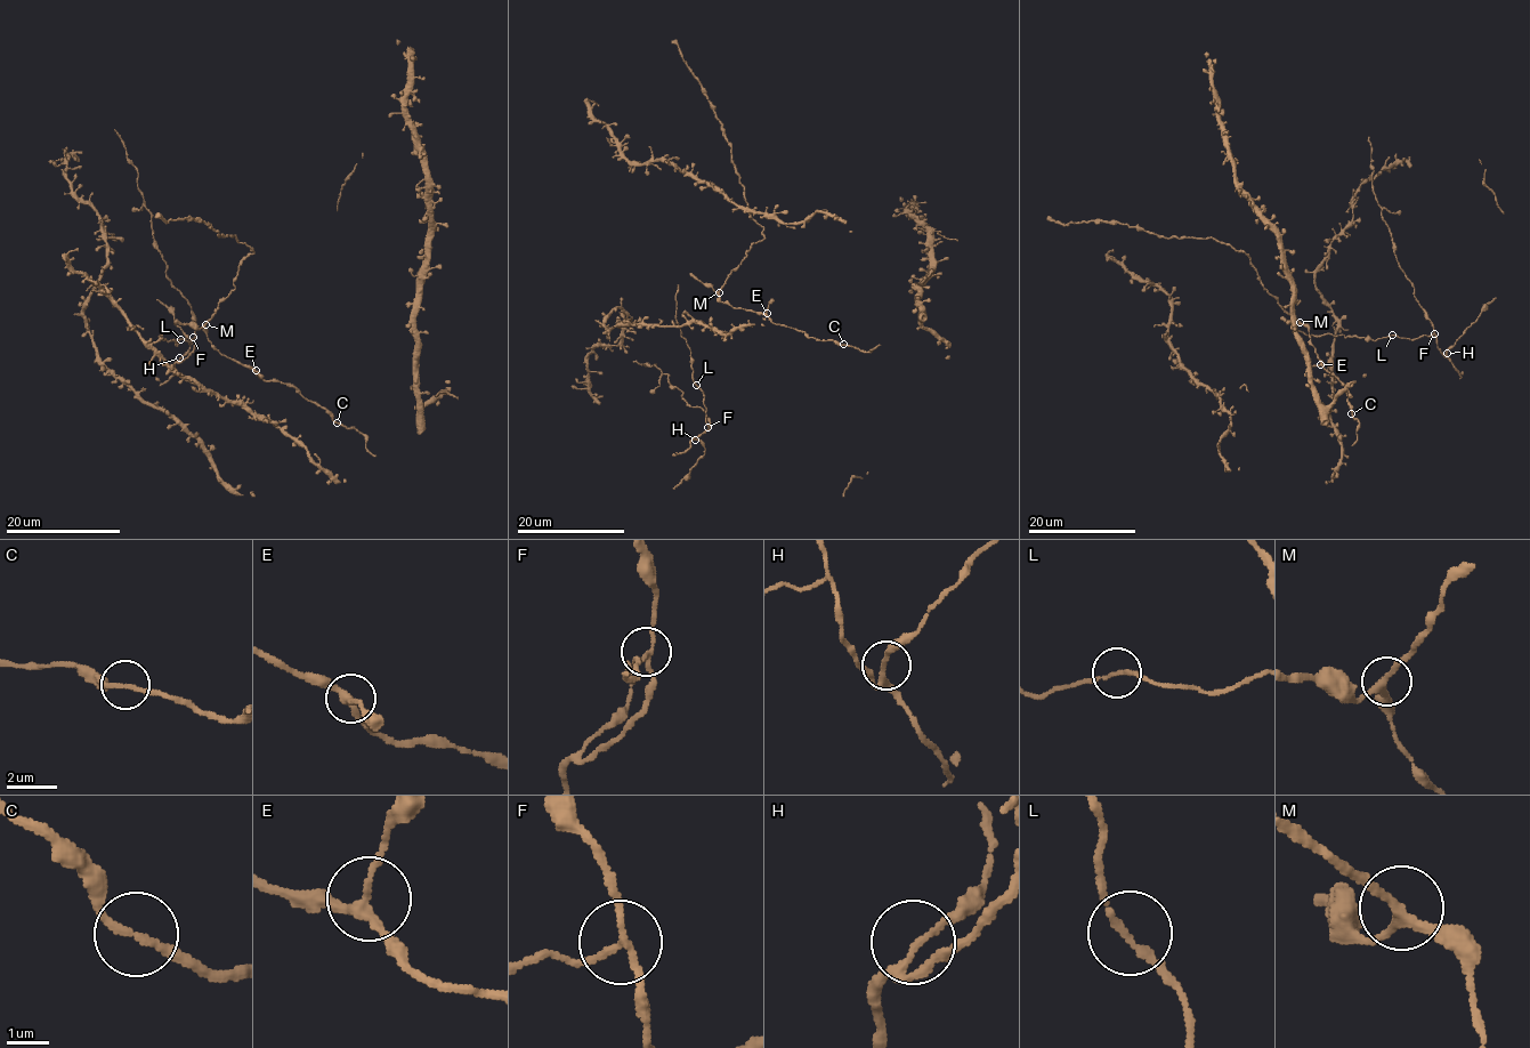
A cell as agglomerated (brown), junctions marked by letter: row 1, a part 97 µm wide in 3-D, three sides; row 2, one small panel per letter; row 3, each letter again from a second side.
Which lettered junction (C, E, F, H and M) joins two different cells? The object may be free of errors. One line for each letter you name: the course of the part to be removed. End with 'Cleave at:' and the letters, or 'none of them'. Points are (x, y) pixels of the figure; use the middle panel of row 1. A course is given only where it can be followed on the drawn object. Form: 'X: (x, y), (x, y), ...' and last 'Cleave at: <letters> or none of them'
F: (709, 426), (703, 391), (695, 383), (689, 346), (676, 320), (679, 284)
Cleave at: F

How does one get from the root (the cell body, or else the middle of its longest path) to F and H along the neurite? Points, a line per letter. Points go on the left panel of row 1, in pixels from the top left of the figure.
F: (161, 335), (160, 339), (173, 340), (177, 345), (179, 339), (191, 344), (194, 338)
H: (161, 335), (160, 339), (173, 340), (177, 345), (179, 339), (195, 341), (195, 347), (184, 359), (179, 357)

